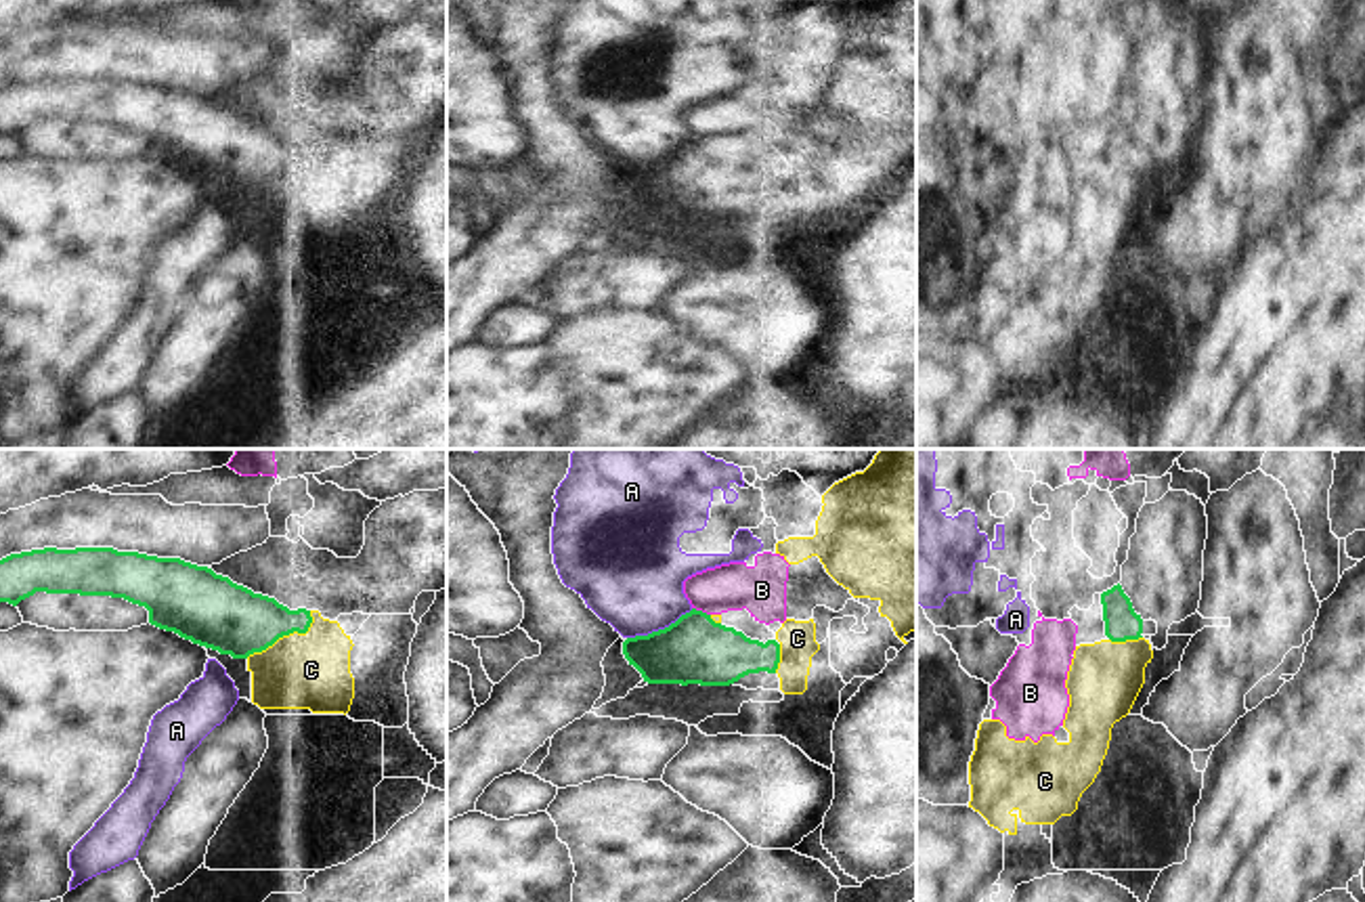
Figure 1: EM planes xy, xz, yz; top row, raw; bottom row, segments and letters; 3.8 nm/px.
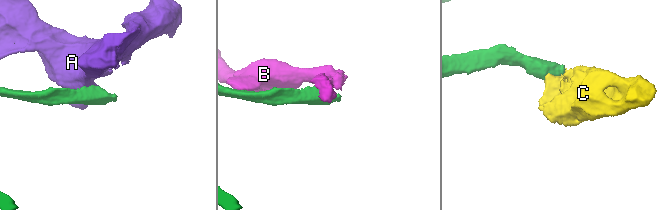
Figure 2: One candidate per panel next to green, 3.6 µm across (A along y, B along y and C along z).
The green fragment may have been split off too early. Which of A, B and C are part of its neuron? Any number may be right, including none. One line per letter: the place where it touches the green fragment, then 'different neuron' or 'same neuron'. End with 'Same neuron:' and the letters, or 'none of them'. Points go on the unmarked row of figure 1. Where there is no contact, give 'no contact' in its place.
A: xz (659, 160) | different neuron
B: xz (701, 141) | different neuron
C: xy (286, 164) | same neuron
Same neuron: C

